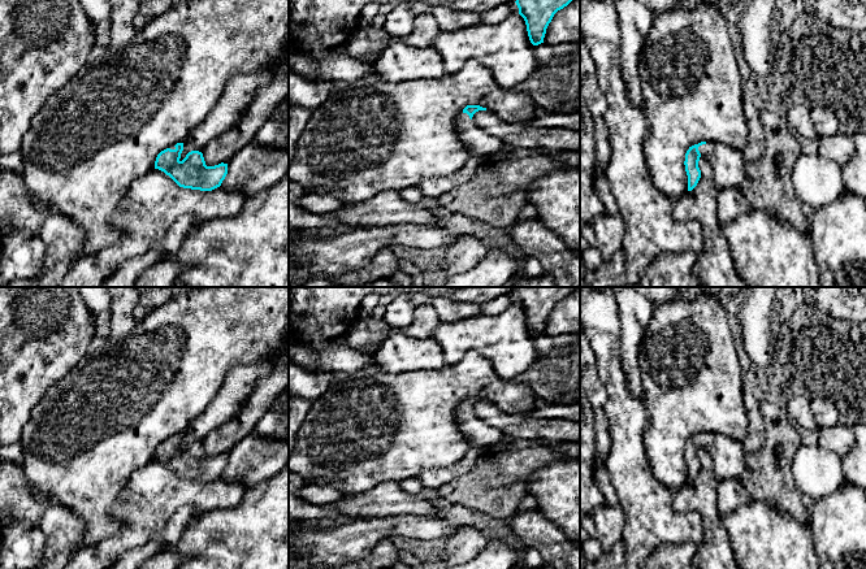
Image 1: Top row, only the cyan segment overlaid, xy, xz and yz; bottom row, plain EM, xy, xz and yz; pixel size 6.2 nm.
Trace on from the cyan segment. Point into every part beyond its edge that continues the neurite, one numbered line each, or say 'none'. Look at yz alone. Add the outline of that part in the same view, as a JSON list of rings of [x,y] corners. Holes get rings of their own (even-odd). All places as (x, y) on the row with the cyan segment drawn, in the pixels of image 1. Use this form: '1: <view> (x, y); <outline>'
1: yz (727, 163); [[[706,142],[698,147],[698,151],[711,164],[718,190],[742,190],[745,160],[741,151],[718,142]]]

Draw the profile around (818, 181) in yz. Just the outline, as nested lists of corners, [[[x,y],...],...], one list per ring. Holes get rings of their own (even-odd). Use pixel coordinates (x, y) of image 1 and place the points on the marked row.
[[[801,153],[791,170],[791,182],[797,196],[813,209],[846,192],[843,168],[820,153]]]

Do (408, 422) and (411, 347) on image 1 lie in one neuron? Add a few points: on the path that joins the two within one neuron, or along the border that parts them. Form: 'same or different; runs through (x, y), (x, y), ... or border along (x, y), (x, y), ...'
different; border along (380, 366), (390, 372), (440, 368)

